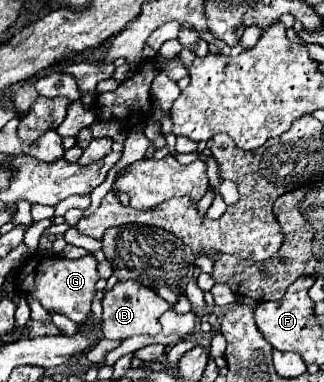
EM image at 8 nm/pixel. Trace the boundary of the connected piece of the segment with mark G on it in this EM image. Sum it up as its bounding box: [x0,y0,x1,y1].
[16,254,100,324]

